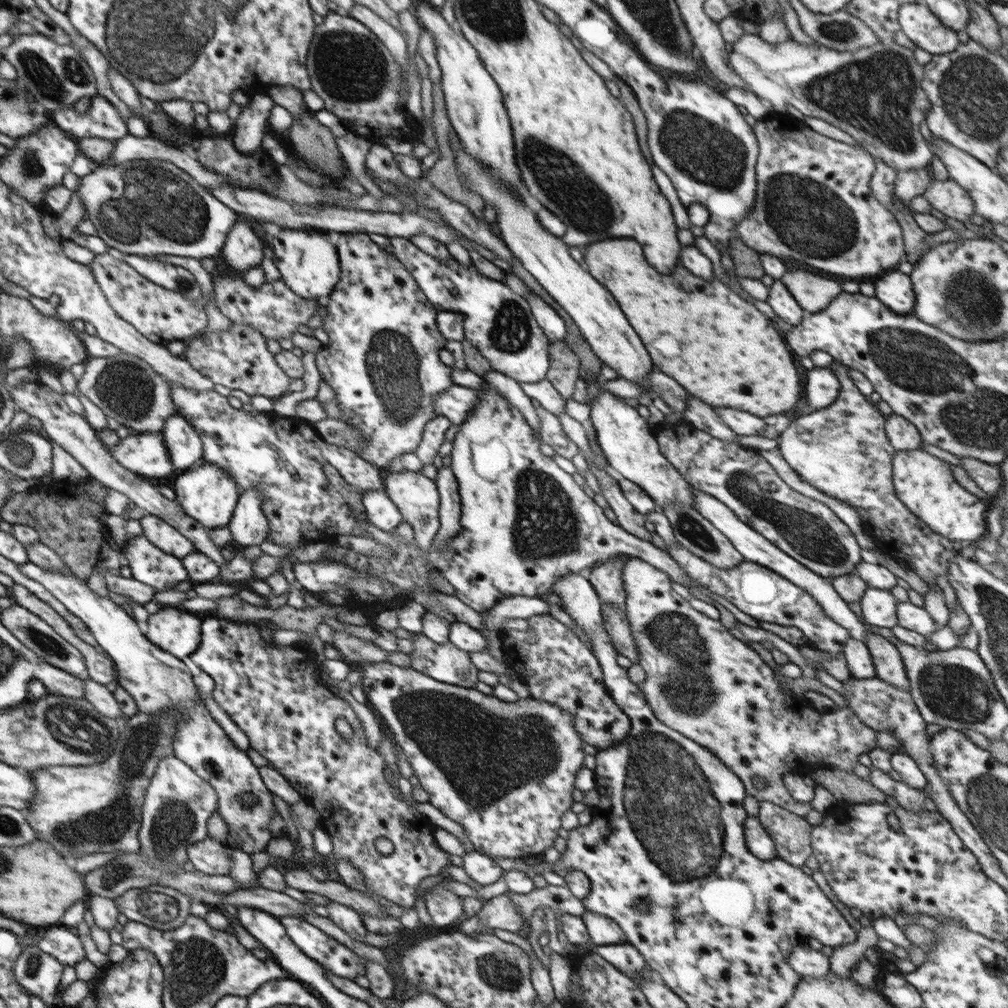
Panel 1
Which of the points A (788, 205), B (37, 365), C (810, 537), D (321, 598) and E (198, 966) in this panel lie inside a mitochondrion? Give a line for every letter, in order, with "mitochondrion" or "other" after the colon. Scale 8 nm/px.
A: mitochondrion
B: other
C: mitochondrion
D: other
E: mitochondrion

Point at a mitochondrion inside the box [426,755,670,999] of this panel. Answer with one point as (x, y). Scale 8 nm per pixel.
(503, 973)

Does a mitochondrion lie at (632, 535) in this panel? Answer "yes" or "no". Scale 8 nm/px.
no

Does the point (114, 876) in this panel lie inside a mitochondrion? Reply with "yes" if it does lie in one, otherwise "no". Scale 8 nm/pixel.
yes

